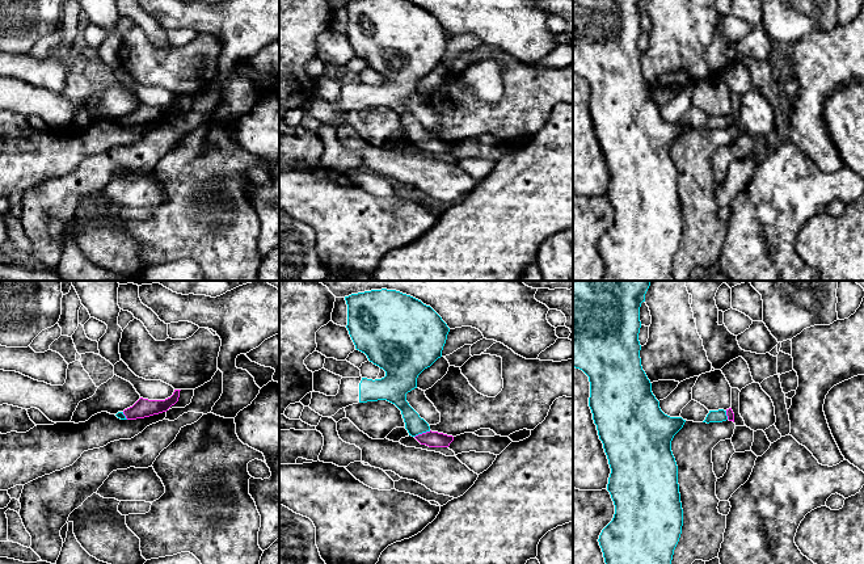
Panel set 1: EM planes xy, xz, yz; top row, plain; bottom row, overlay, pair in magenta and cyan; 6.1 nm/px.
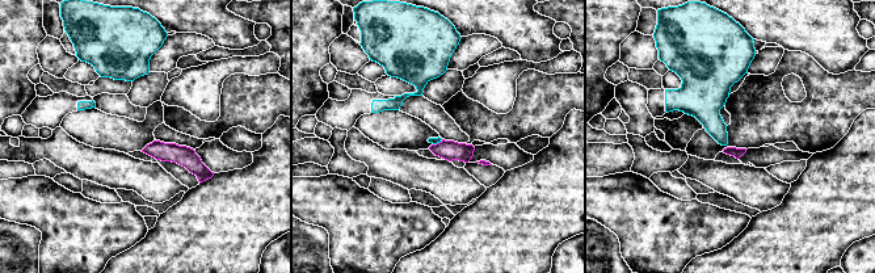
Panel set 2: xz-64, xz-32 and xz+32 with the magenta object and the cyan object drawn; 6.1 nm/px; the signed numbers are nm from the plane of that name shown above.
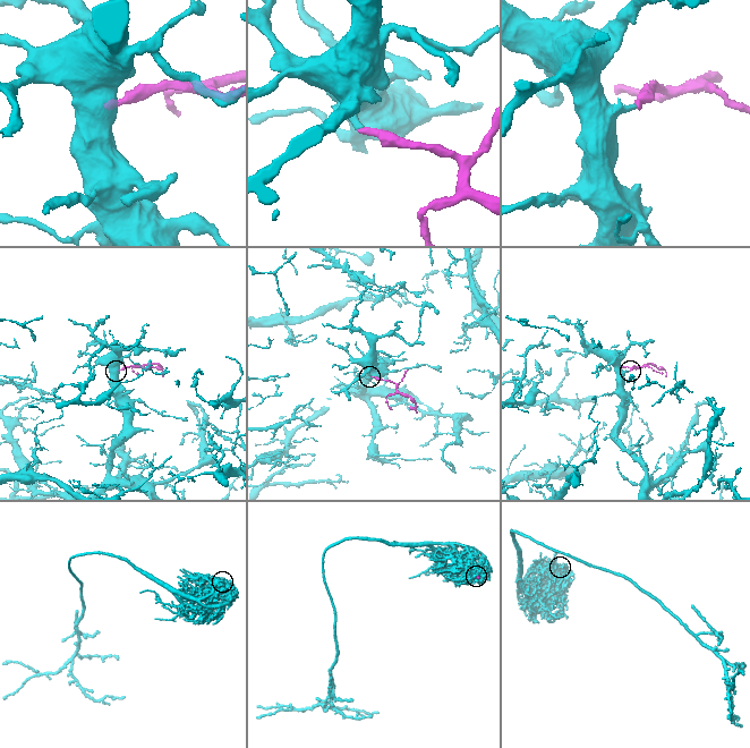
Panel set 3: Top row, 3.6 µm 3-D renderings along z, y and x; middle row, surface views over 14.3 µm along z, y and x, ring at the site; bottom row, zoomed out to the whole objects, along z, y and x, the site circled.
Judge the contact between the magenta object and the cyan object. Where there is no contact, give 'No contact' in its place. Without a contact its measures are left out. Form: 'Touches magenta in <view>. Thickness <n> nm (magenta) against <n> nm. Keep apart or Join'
Touches magenta in xz. Thickness 100 nm (magenta) against 120 nm. Join

